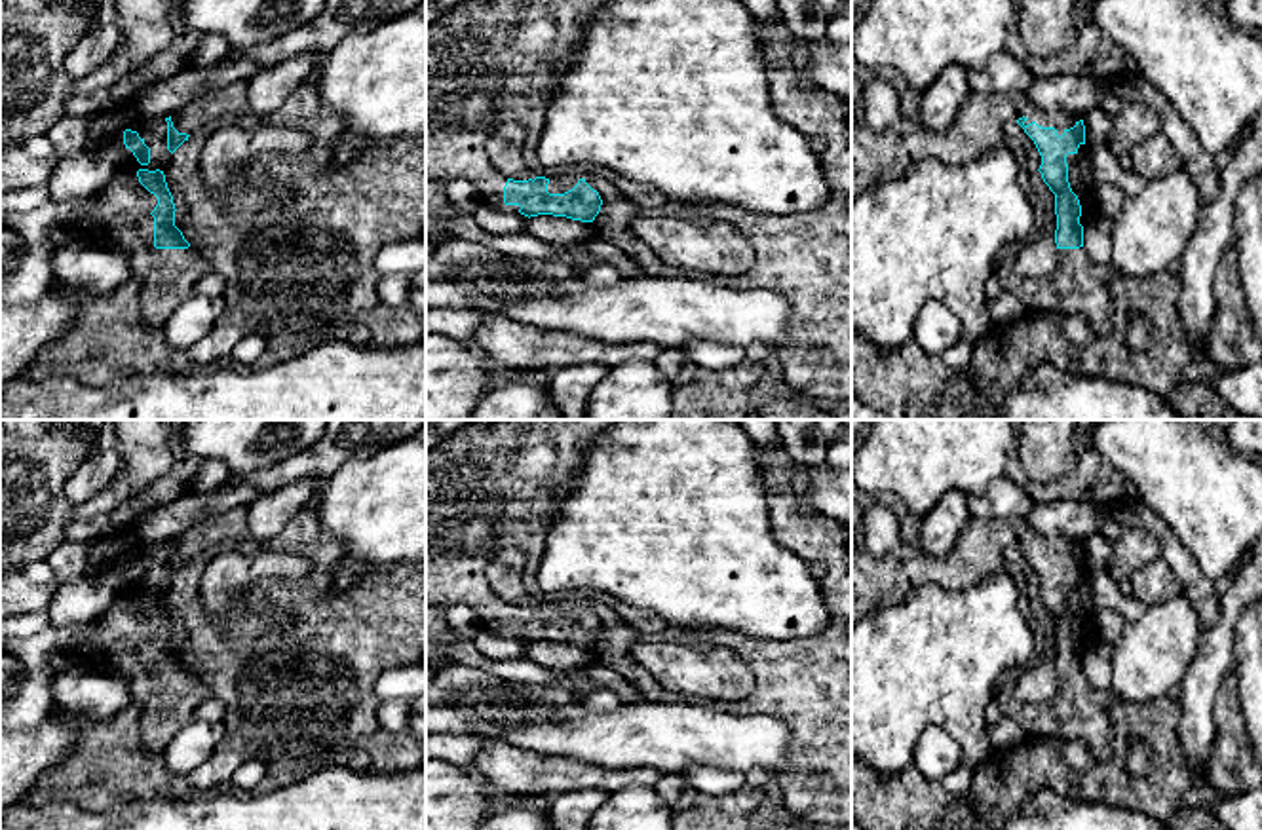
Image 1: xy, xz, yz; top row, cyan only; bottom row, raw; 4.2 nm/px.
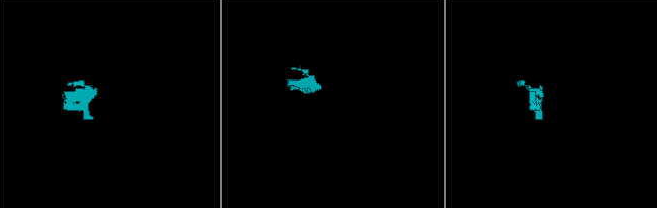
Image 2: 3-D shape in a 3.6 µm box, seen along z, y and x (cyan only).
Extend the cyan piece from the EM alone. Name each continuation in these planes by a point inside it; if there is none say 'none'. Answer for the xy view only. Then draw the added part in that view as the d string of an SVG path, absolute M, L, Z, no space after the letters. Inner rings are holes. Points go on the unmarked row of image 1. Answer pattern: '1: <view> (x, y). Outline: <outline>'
1: xy (168, 701). Outline: M97 634L82 644L89 669L110 670L129 684L131 699L141 707L141 735L152 752L163 756L167 745L194 722L194 710L211 697L198 674L156 674L154 642L133 651L103 651Z

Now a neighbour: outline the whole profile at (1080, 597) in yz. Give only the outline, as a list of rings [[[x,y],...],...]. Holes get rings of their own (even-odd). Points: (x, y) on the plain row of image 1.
[[[1080,570],[1076,579],[1066,581],[1068,589],[1068,608],[1072,617],[1078,621],[1081,631],[1080,650],[1085,648],[1097,638],[1087,631],[1089,623],[1095,619],[1095,604],[1093,604],[1093,579],[1087,570]]]

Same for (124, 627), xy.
[[[114,596],[106,612],[97,621],[97,646],[103,651],[133,651],[146,644],[158,623],[150,619],[133,596]]]

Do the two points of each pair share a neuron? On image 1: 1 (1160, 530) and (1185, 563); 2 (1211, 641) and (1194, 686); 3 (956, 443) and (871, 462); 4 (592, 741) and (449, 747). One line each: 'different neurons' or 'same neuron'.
1: same neuron
2: same neuron
3: same neuron
4: different neurons

